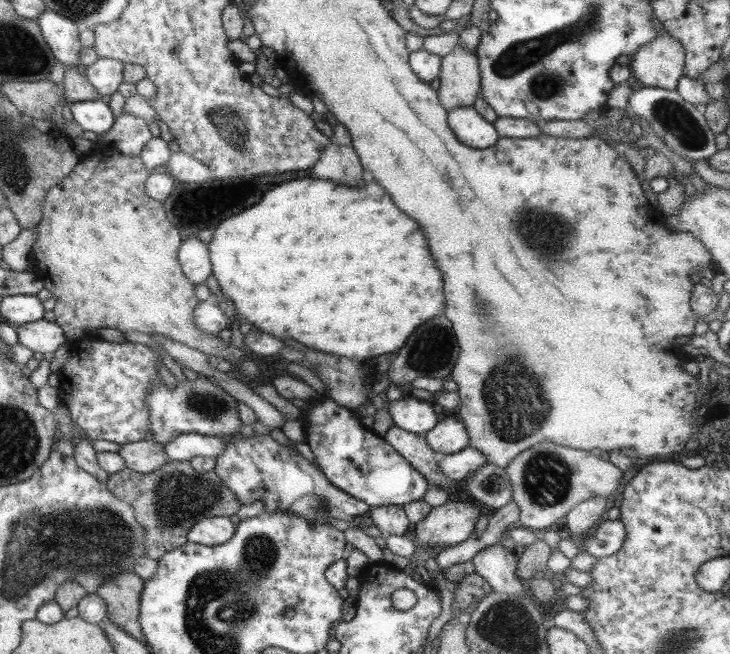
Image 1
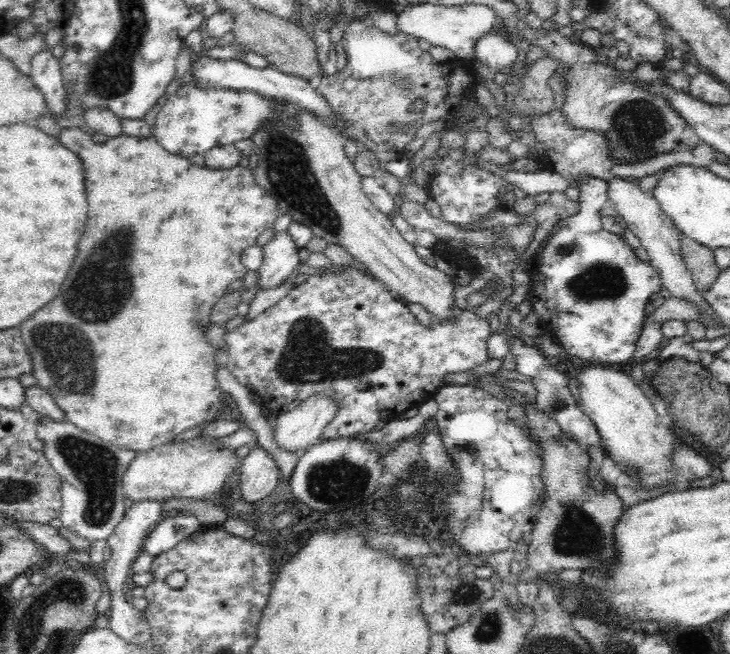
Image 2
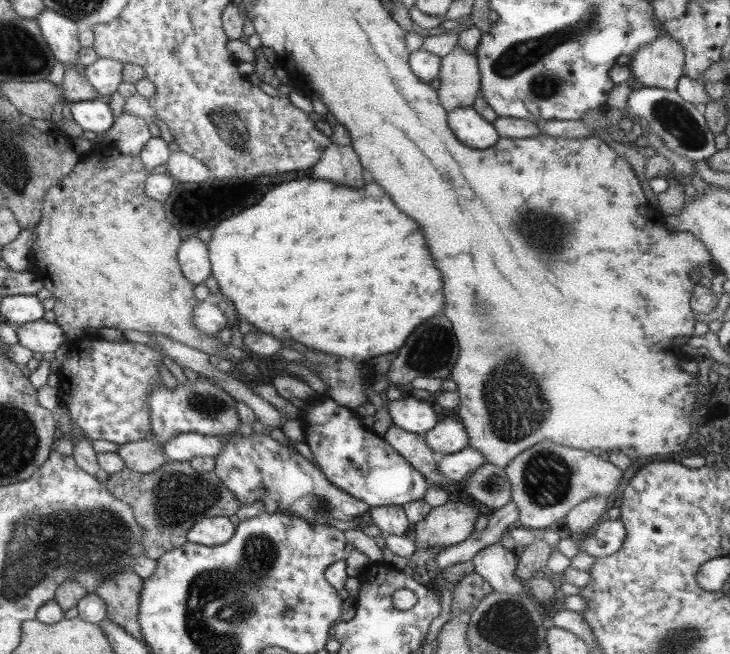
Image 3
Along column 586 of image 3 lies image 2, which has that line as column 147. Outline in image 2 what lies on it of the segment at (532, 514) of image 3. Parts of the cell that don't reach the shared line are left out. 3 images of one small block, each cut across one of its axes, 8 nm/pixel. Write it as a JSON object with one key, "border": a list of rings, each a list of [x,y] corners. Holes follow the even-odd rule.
{"border":[[[200,436],[178,443],[166,443],[139,453],[122,474],[122,491],[129,503],[176,498],[209,498],[222,488],[224,480],[239,470],[240,462],[230,449],[218,451]]]}

